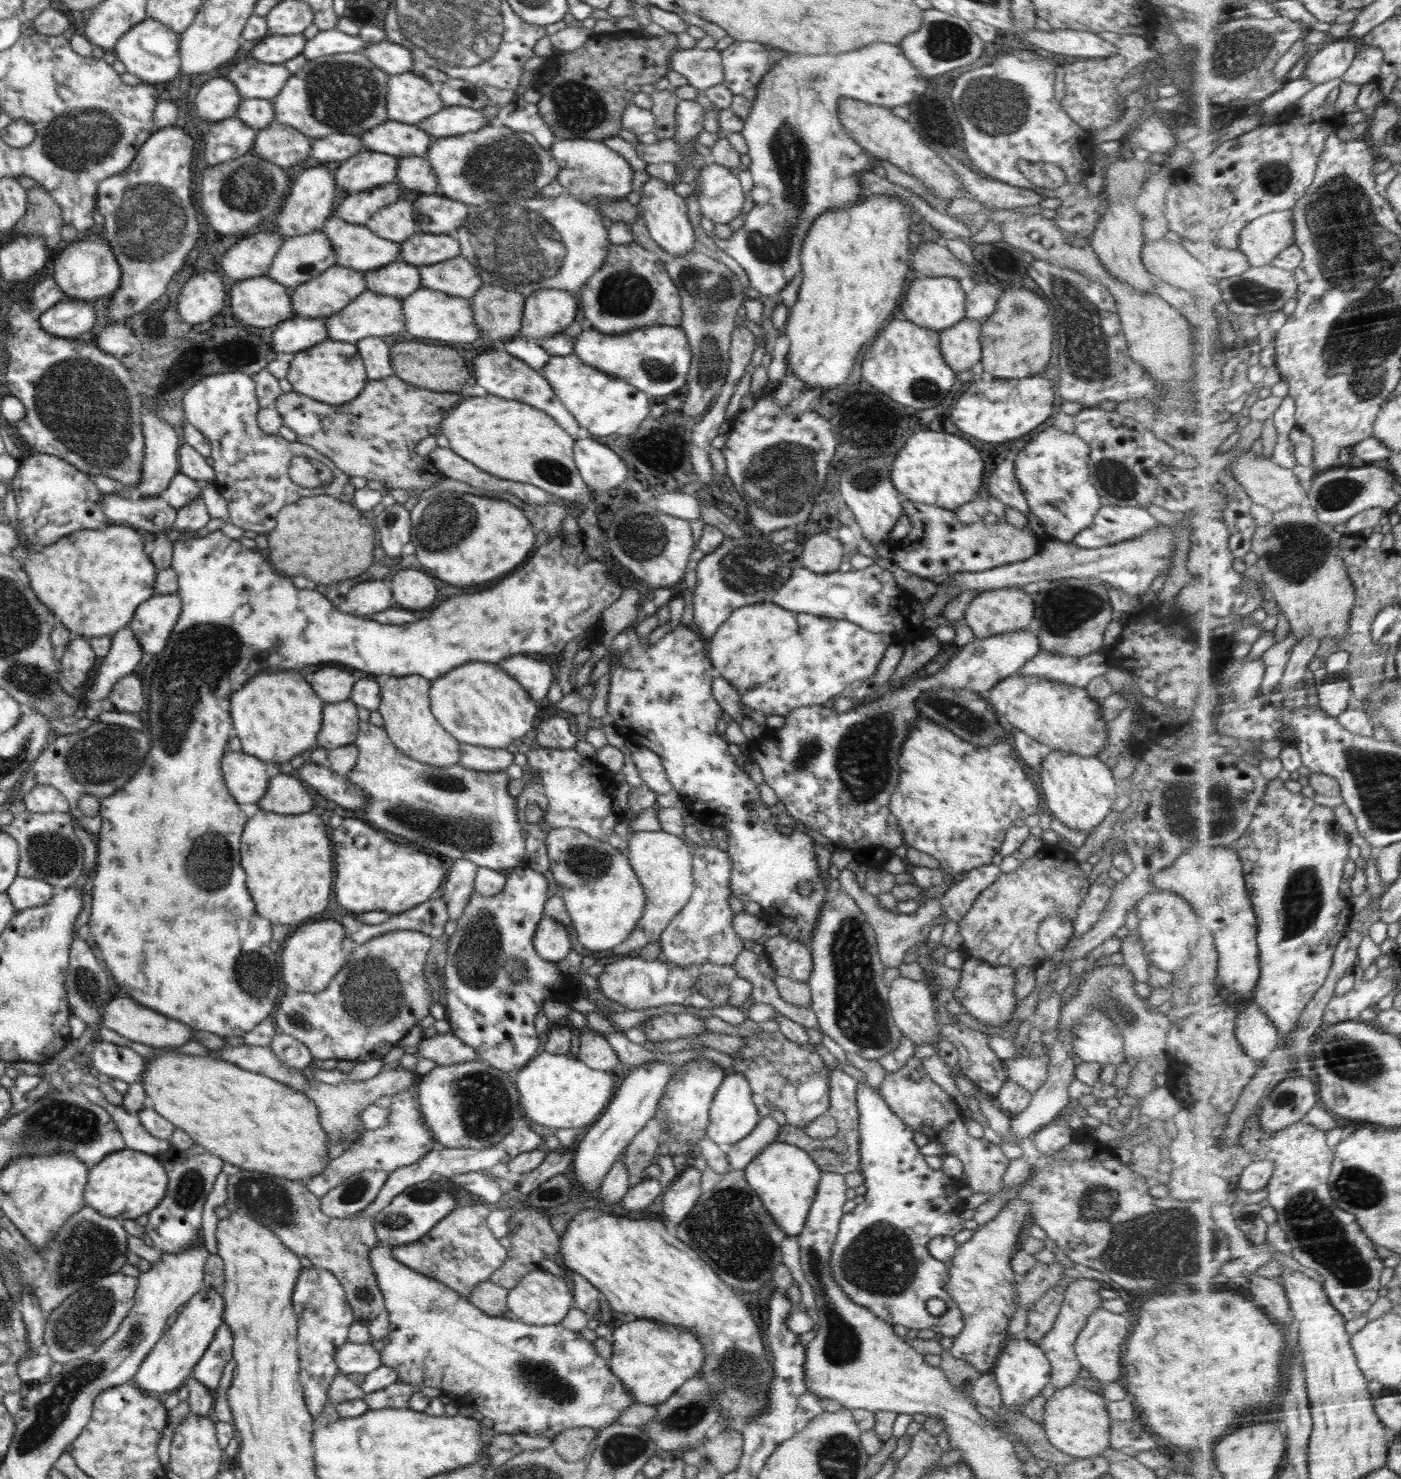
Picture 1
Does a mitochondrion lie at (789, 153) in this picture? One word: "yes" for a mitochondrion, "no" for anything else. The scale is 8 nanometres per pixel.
yes

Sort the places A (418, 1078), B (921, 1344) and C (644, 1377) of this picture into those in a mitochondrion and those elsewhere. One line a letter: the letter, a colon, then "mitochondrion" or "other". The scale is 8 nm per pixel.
A: other
B: other
C: other

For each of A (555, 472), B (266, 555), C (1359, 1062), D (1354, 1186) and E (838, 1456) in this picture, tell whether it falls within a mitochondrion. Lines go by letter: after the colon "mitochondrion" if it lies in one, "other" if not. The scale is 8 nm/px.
A: mitochondrion
B: other
C: mitochondrion
D: mitochondrion
E: mitochondrion

